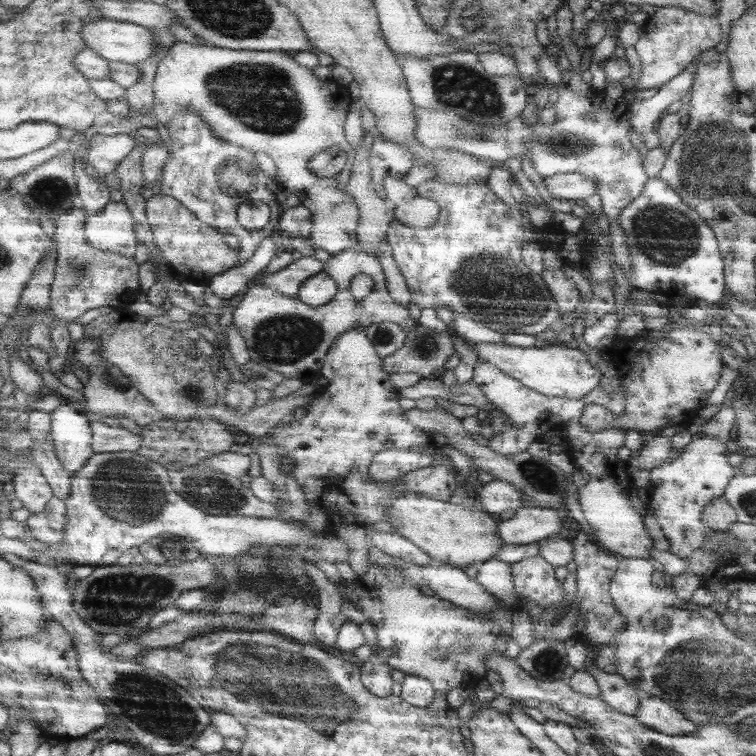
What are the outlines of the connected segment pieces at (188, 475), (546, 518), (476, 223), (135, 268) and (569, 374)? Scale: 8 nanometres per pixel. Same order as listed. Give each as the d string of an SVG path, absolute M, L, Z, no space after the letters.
M200 465L187 467L186 469L171 471L170 479L172 479L172 485L176 486L176 491L180 495L192 502L194 506L214 516L243 514L244 516L255 516L256 518L276 518L281 513L278 506L266 503L256 497L256 494L252 492L252 488L248 488L240 478L225 476L224 473L214 469L202 468Z
M527 504L514 516L498 522L498 533L504 544L525 545L558 536L564 519L552 507L536 507Z
M437 178L428 179L424 184L440 184L440 220L436 226L432 228L411 228L406 224L396 220L392 224L392 229L389 231L389 243L400 265L404 276L406 276L408 284L414 293L413 302L424 308L448 308L457 314L461 314L466 318L475 320L477 323L482 323L484 326L495 330L502 334L540 334L547 330L552 322L561 319L562 314L559 313L556 301L552 298L550 291L547 289L546 283L542 280L540 274L534 274L521 259L522 245L529 235L525 210L518 203L516 206L506 205L500 201L486 183L483 184L442 184Z
M75 208L57 221L55 240L58 244L59 259L57 277L53 284L53 309L57 320L51 324L57 354L52 356L52 368L62 368L69 362L68 350L72 348L72 338L68 324L84 316L88 310L102 306L126 307L145 296L140 286L140 264L132 257L119 252L106 252L96 248L87 237L89 216L87 209Z
M478 342L473 344L482 362L496 366L502 372L520 380L530 390L544 396L558 396L570 400L583 398L600 384L600 370L596 370L580 349L572 349L567 345L547 344L545 347L515 347L505 344Z

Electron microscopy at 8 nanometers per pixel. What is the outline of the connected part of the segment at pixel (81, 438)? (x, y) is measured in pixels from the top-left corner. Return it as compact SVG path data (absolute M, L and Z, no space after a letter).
M65 401L52 416L52 438L58 457L74 477L96 455L92 421L78 405Z

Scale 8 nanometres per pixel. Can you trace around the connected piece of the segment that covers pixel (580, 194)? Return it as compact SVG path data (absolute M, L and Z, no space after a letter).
M576 173L555 174L544 181L548 194L558 200L580 203L596 193L595 182Z

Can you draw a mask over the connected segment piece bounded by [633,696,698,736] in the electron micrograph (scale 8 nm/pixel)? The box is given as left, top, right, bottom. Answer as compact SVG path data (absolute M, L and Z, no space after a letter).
M651 697L640 701L638 710L633 714L640 724L655 729L656 732L667 733L668 736L698 733L698 725L693 720L688 720L684 713L672 708L664 700Z

